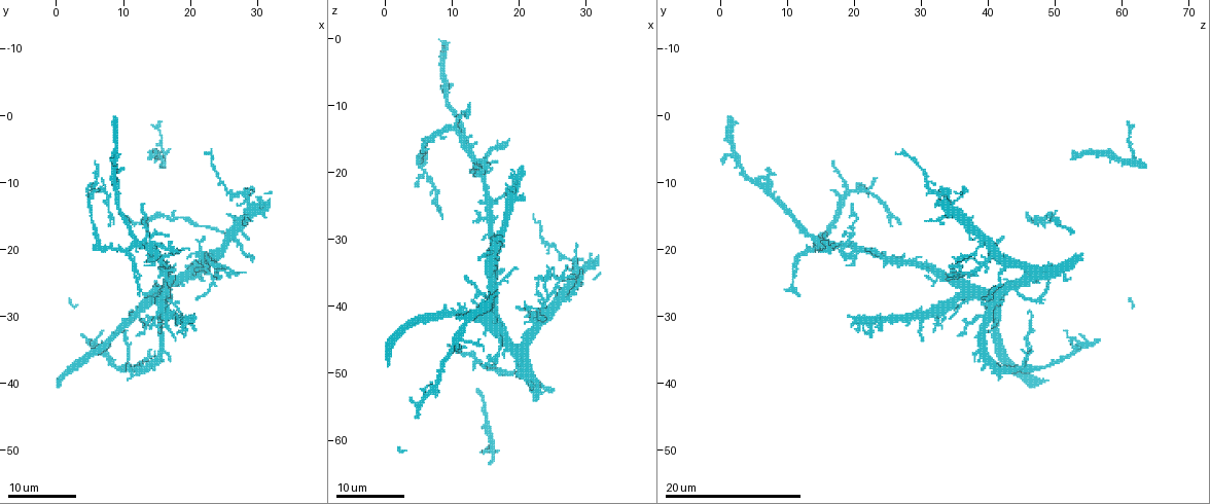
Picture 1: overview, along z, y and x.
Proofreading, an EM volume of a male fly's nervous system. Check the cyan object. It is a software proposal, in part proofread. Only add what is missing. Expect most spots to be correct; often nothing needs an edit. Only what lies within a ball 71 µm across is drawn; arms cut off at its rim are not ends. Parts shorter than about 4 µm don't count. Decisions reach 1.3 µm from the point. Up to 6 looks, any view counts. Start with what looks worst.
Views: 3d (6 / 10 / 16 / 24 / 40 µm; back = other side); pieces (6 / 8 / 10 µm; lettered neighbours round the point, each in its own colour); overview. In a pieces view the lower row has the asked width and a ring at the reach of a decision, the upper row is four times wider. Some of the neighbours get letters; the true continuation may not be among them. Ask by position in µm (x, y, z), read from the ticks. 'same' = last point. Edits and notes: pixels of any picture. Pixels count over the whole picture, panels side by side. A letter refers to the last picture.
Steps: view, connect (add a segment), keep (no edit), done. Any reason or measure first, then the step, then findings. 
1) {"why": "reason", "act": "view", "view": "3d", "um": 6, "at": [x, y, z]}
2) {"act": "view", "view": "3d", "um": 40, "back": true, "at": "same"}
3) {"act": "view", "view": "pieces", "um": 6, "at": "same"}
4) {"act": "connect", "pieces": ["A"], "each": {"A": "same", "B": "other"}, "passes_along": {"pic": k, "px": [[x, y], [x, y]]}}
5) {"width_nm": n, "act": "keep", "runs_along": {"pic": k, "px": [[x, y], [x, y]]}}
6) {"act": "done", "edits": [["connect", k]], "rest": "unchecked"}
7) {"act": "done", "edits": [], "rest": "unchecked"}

{"why": "free end", "act": "view", "view": "3d", "um": 24, "at": [12.0, 29.0, 46.0]}

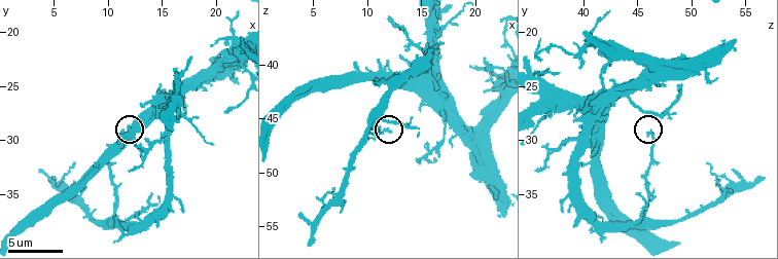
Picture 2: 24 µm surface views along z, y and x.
{"why": "see the neighbours", "act": "view", "view": "pieces", "um": 10, "at": [12.2, 29.2, 46.2]}

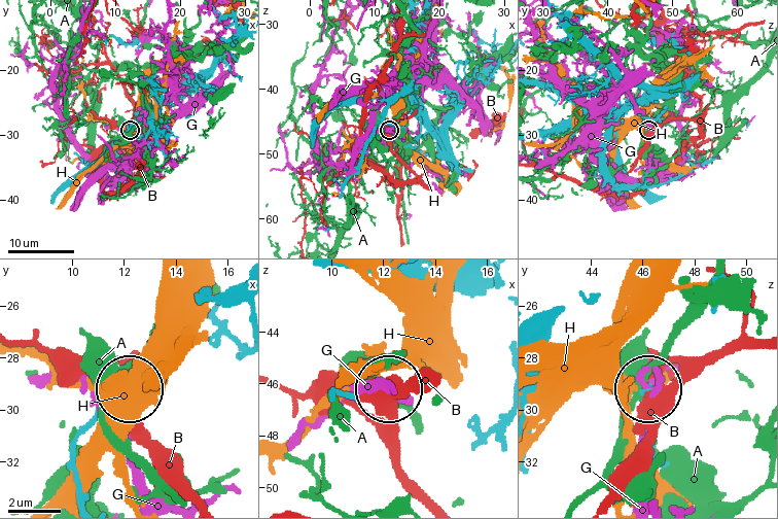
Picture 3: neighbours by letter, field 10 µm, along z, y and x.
{"act": "keep", "each": {"A": "other", "B": "other", "G": "other", "H": "other"}, "found": "no lettered segment goes on from it"}

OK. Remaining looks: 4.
{"why": "tapers out", "act": "view", "view": "3d", "um": 24, "at": [13.0, 13.5, 20.0]}

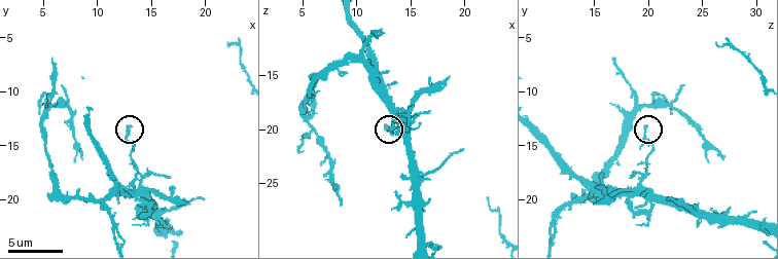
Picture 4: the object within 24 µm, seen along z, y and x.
{"act": "view", "view": "pieces", "um": 8, "at": [12.8, 13.2, 19.6]}

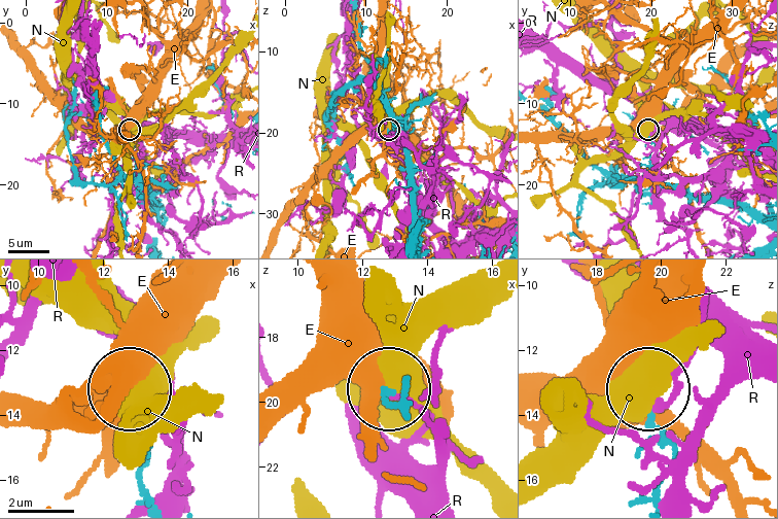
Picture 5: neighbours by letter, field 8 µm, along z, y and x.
{"act": "keep", "each": {"E": "other", "N": "other", "R": "other"}, "found": "no lettered segment goes on from it"}

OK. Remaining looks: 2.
{"why": "branch stops here", "act": "view", "view": "3d", "um": 6, "at": [15.0, 25.0, 49.0]}

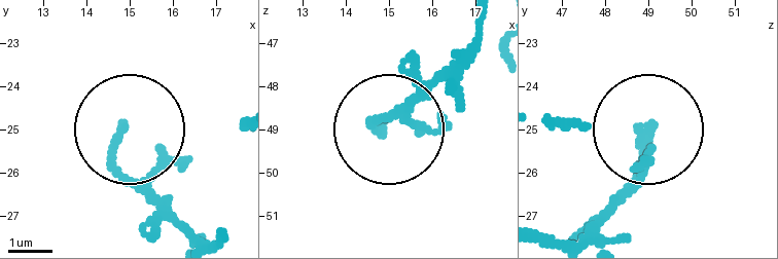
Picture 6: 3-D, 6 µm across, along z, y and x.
{"act": "view", "view": "pieces", "um": 8, "at": [14.90, 25.00, 48.90]}

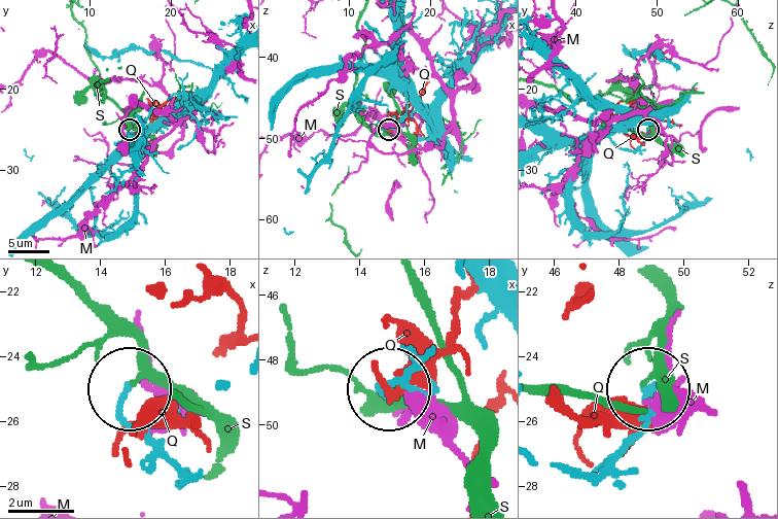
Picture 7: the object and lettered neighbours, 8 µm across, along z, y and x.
{"act": "keep", "each": {"M": "other", "Q": "other", "S": "other"}, "found": "no lettered segment goes on from it"}

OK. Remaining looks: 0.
{"act": "done", "edits": [], "rest": "unchecked"}

